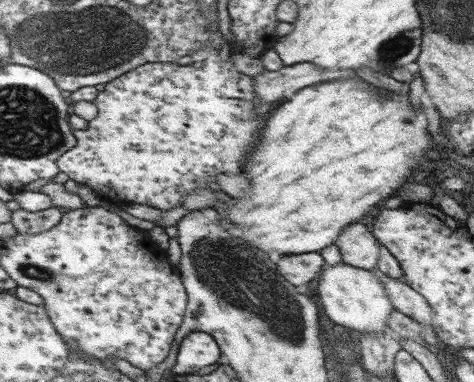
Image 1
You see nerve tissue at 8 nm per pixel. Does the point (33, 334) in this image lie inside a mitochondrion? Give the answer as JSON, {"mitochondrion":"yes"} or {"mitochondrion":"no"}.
{"mitochondrion":"no"}

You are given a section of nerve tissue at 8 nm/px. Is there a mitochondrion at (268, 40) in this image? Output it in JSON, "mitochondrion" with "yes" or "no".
{"mitochondrion":"no"}

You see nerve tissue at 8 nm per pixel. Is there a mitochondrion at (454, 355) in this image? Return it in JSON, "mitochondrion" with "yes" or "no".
{"mitochondrion":"no"}

